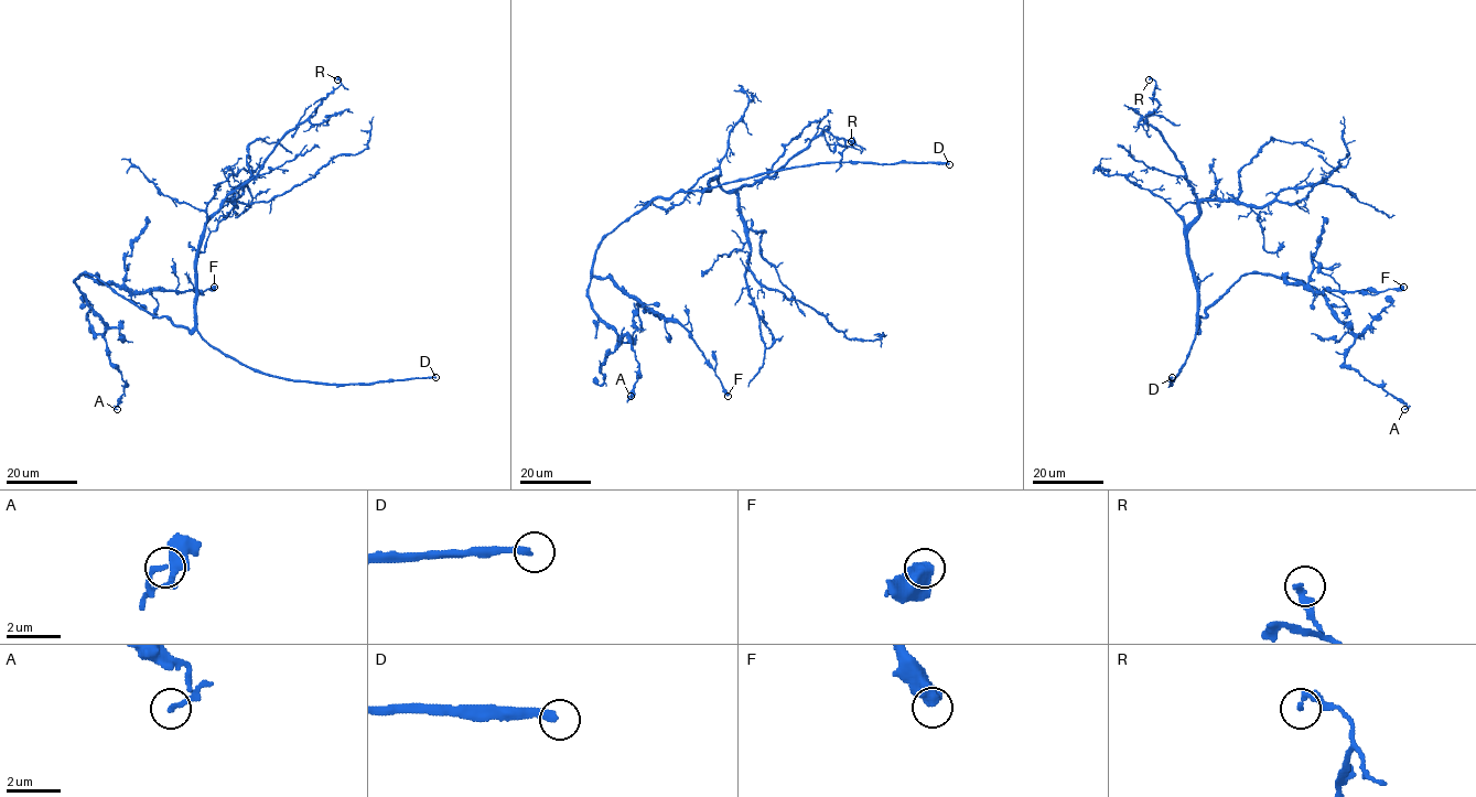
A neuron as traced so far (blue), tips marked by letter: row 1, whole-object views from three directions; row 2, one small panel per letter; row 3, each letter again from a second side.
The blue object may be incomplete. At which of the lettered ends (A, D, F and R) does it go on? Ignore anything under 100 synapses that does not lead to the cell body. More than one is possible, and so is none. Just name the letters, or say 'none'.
D

